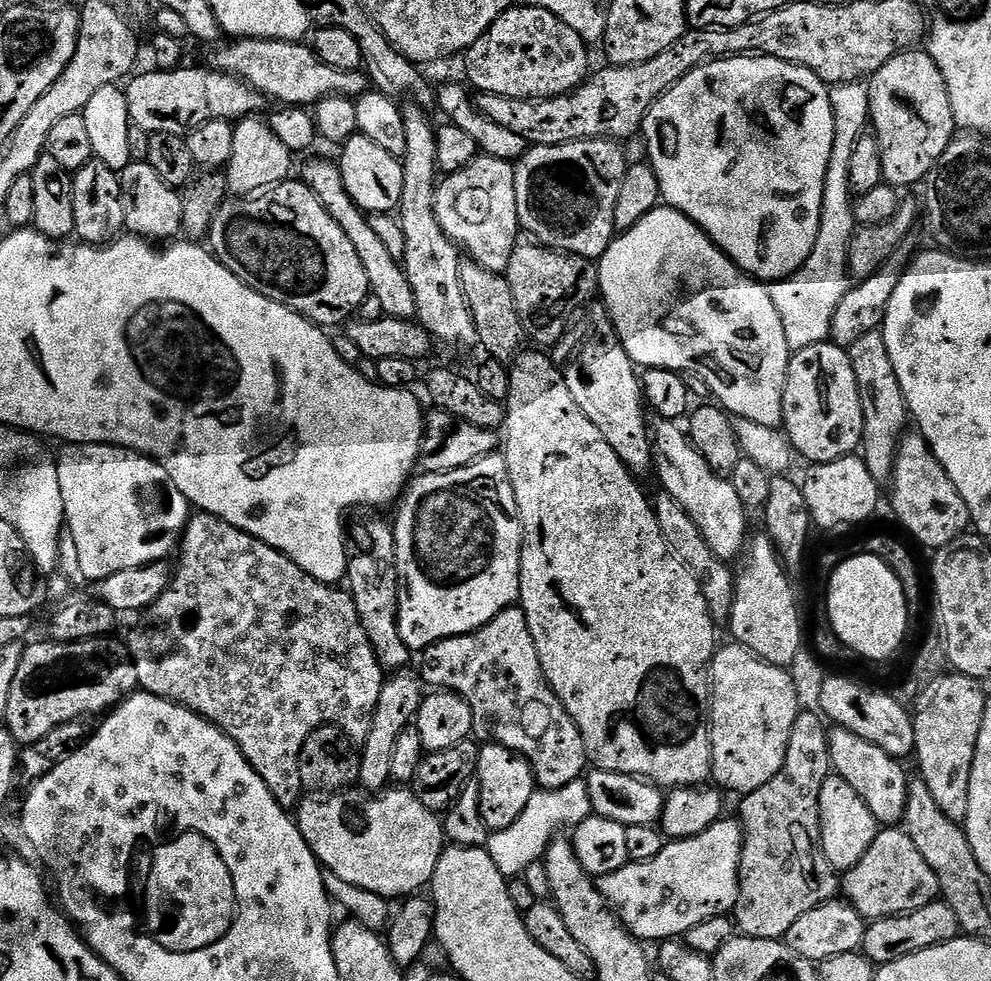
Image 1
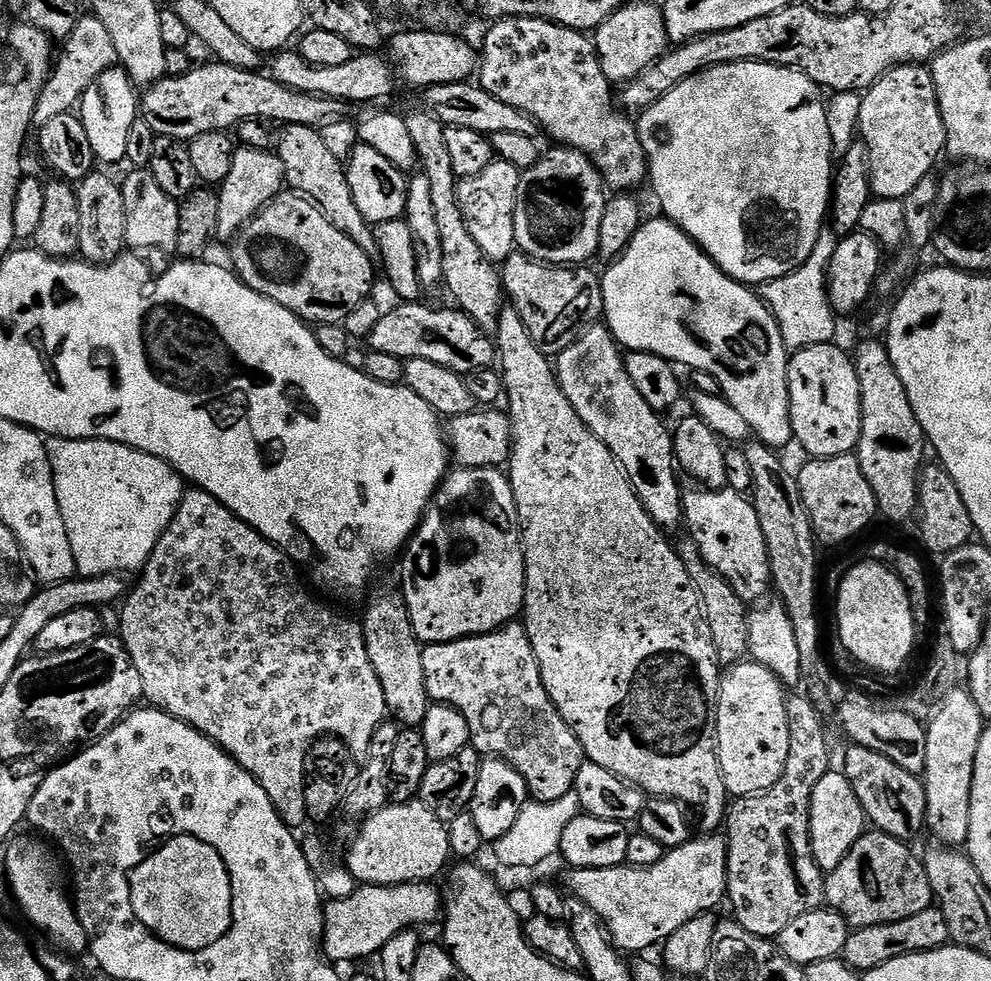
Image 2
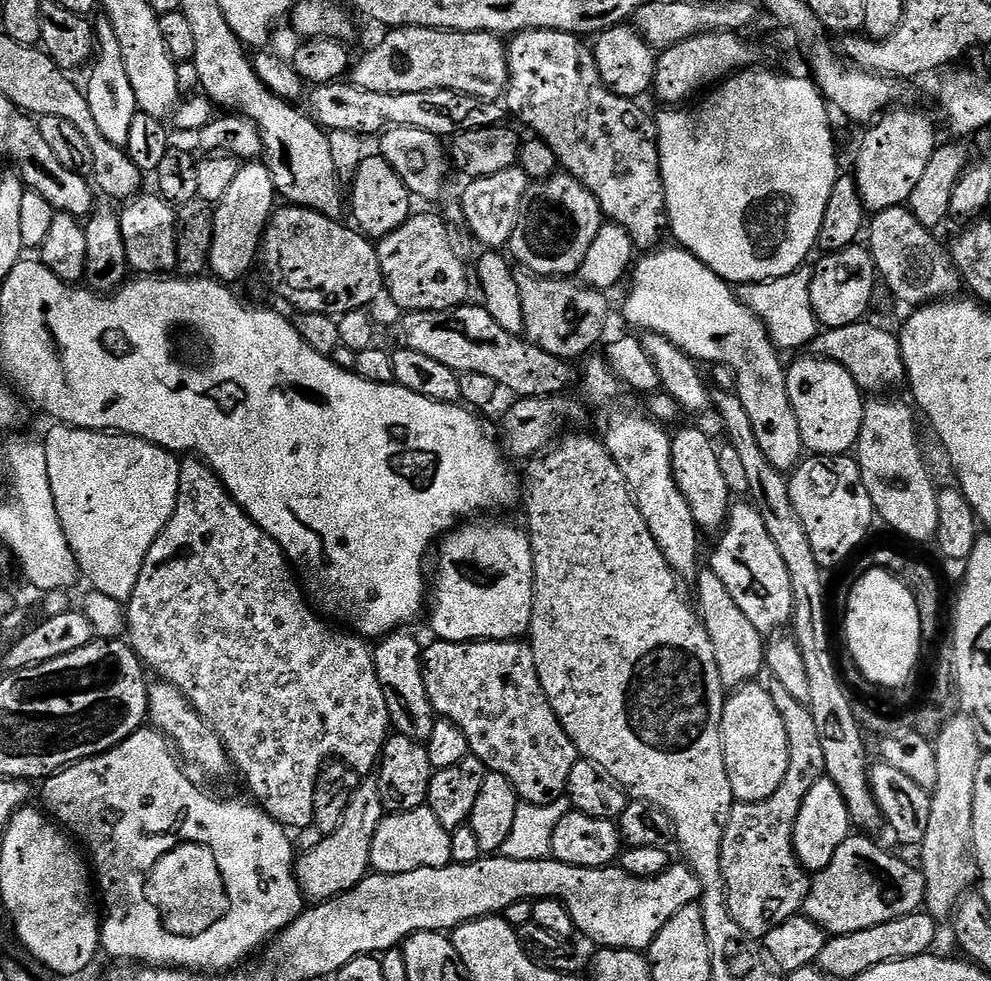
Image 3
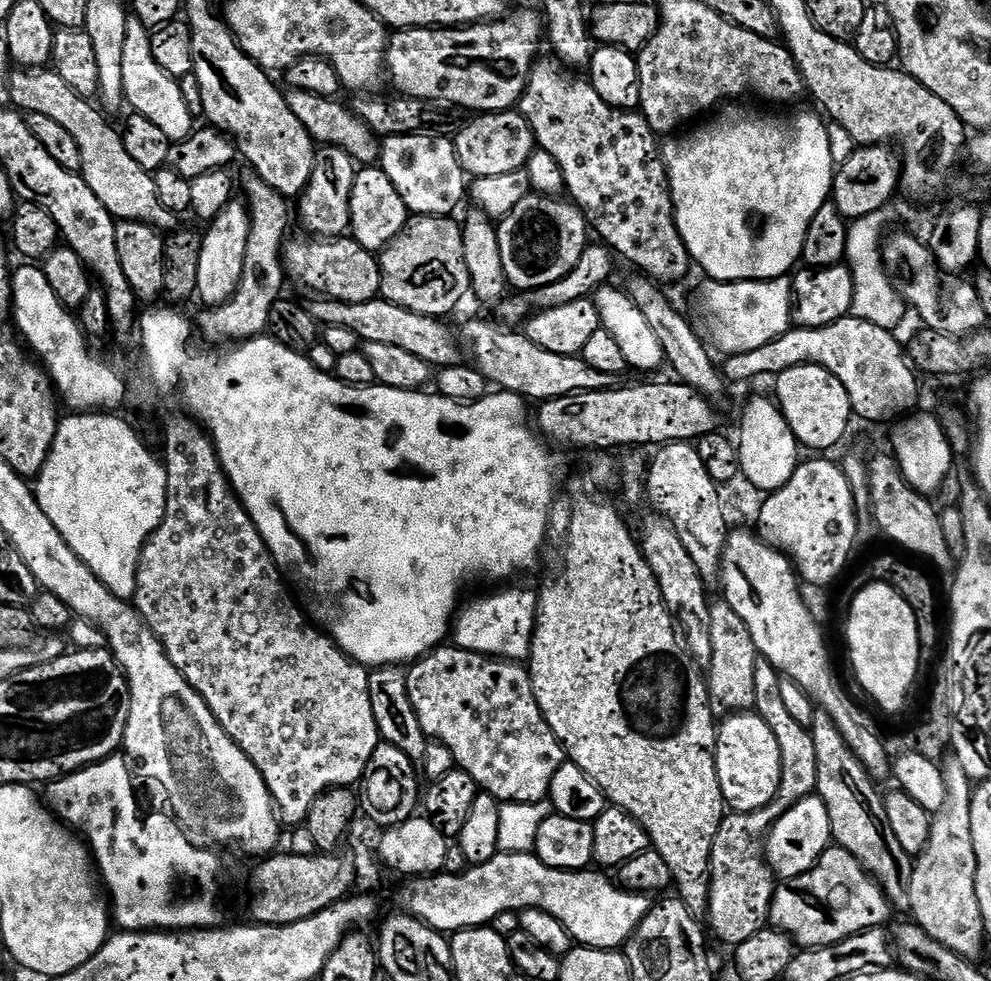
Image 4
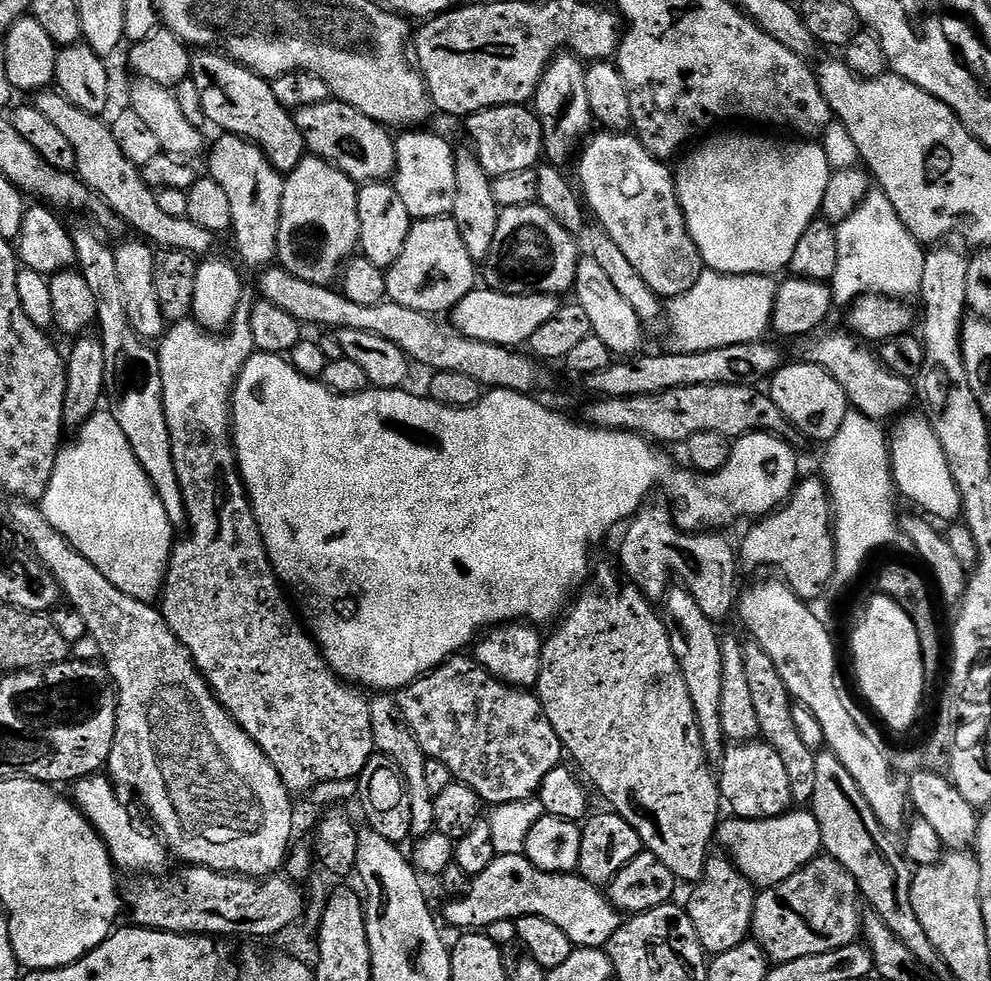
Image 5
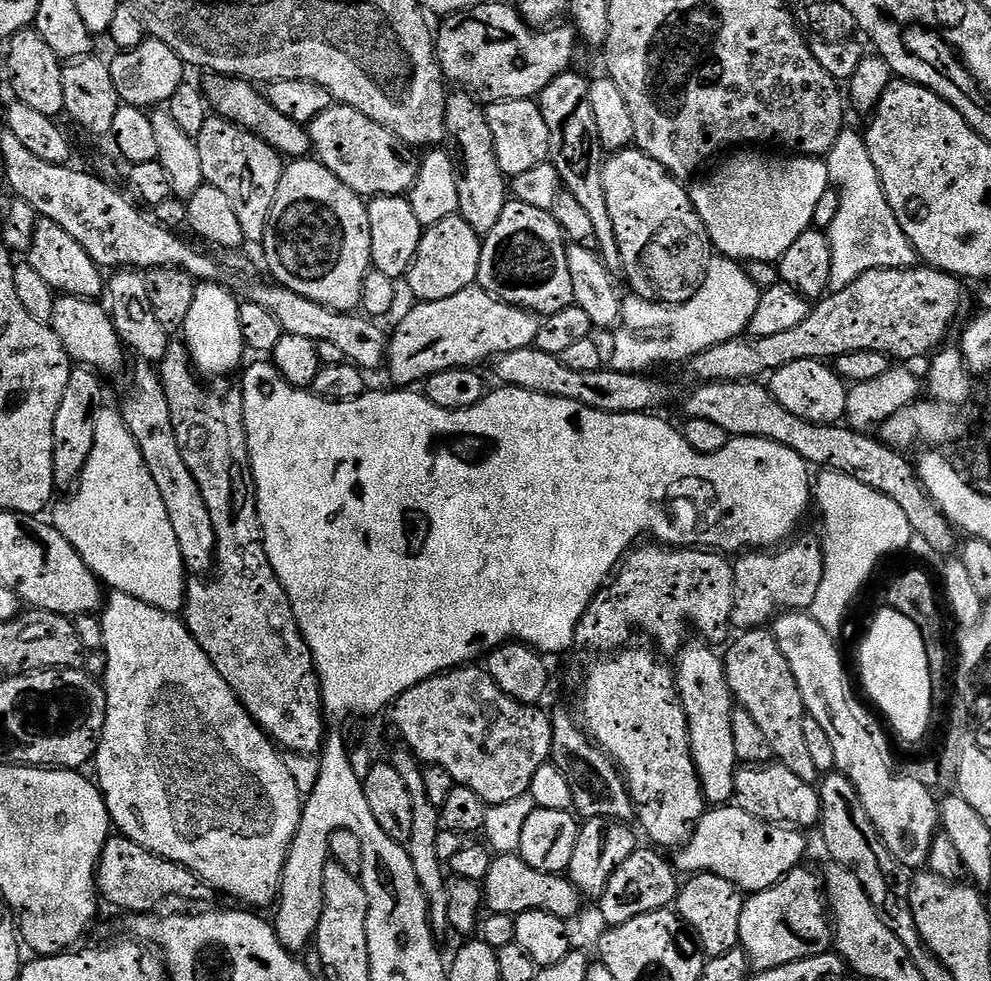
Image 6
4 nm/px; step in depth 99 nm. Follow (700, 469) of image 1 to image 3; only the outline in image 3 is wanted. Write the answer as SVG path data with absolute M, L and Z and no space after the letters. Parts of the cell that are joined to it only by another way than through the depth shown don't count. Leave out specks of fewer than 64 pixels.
M748 502L736 503L731 505L726 523L719 533L720 541L712 552L710 570L722 580L722 586L726 586L738 610L742 610L757 631L767 634L771 628L780 628L783 624L785 627L786 622L792 619L790 574L786 570L786 562L782 562L782 554L778 554L778 546L774 546L774 538L770 538L766 530L759 507L752 505L751 508L744 504Z

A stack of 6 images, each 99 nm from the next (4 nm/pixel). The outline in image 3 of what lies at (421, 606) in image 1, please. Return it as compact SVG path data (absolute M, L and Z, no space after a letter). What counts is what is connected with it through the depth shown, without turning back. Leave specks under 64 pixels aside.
M512 524L500 526L457 526L447 533L435 545L436 573L430 576L430 612L432 608L432 632L436 640L445 640L455 644L471 644L478 640L515 640L527 633L532 621L532 603L534 602L534 562L532 561L532 547L528 541L527 531L515 528Z

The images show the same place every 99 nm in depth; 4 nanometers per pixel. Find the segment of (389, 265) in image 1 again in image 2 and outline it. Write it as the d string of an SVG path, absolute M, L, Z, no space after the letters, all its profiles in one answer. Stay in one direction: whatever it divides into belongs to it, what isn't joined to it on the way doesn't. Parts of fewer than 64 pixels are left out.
M289 124L286 130L281 132L284 133L281 136L279 133L278 136L278 144L280 140L278 155L284 164L284 178L287 187L313 201L321 214L334 226L338 226L338 230L342 230L342 234L358 242L358 246L362 246L362 250L369 258L375 257L377 255L376 233L373 225L369 224L366 218L362 218L354 202L354 194L350 194L348 173L341 157L335 156L327 148L326 142L322 142L317 129Z

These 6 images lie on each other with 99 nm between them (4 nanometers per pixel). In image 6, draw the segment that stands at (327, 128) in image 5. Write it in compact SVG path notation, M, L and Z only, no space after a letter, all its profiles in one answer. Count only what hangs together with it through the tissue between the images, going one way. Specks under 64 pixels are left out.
M333 102L307 125L307 129L315 159L328 167L339 180L346 182L350 190L365 198L404 196L411 192L420 173L417 153L390 130L366 118L366 114Z

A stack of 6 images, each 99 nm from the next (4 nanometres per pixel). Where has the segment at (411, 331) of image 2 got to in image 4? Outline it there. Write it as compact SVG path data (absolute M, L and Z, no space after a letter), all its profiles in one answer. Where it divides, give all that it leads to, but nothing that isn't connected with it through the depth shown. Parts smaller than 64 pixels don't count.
M468 320L458 331L458 343L467 355L468 352L472 355L470 360L475 368L497 389L513 392L528 402L543 402L575 392L617 387L617 377L594 370L594 366L584 361L583 355L550 354L550 350L534 346L534 342L530 342L523 331L505 330L499 323L496 324L487 324L484 320Z

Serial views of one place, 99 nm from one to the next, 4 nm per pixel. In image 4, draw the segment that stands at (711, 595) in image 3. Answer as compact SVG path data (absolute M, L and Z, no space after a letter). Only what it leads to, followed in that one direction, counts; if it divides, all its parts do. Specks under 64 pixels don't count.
M716 598L708 605L710 612L710 662L706 666L708 681L708 700L712 703L712 715L717 718L727 718L737 712L750 712L756 707L754 702L754 670L758 653L754 646L754 638L750 638L750 626L734 614L734 610L722 598Z

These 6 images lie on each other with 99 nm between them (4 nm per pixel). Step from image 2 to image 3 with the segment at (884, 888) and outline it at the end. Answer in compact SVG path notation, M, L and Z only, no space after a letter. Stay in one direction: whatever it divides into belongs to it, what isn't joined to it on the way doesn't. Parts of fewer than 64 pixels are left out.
M852 834L834 850L831 862L811 877L802 912L816 927L834 937L911 916L921 911L923 903L924 873L919 867L911 868L906 861L867 840L864 834Z

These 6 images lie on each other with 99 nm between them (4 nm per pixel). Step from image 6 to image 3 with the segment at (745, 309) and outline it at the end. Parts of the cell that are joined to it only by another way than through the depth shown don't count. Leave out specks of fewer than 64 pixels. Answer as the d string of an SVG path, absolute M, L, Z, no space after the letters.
M807 271L791 272L777 280L764 280L760 284L739 285L740 301L764 324L765 331L777 349L802 348L811 345L818 335L816 315L810 306Z

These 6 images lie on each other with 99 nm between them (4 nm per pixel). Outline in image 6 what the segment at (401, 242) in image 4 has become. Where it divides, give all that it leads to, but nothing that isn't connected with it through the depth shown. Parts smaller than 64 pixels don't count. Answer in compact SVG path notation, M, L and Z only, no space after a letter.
M460 215L442 218L434 226L423 229L418 246L418 254L408 267L406 283L420 302L438 302L442 298L451 298L462 290L476 284L480 245L482 237Z

